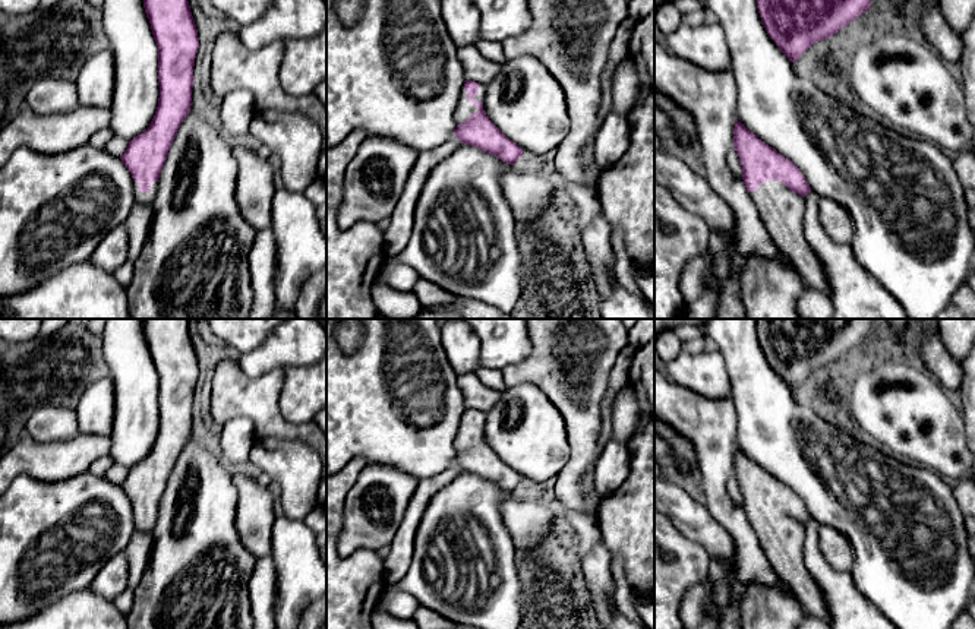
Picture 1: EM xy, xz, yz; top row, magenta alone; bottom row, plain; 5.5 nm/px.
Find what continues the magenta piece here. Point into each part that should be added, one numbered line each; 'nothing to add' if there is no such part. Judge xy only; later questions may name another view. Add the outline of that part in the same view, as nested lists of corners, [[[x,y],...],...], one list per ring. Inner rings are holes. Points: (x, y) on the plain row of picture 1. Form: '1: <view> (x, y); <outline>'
1: xy (139, 525); [[[133,509],[133,525],[135,525],[135,531],[152,532],[155,524],[157,524],[157,518],[158,518],[158,509],[152,509],[151,511],[151,519],[149,521],[141,521],[139,519],[139,512],[136,509]]]

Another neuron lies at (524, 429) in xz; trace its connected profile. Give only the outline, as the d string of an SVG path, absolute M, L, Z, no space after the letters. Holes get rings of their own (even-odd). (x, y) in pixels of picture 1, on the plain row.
M520 383L505 388L486 413L483 437L489 448L524 480L543 483L556 478L571 455L565 420L550 399L536 386Z

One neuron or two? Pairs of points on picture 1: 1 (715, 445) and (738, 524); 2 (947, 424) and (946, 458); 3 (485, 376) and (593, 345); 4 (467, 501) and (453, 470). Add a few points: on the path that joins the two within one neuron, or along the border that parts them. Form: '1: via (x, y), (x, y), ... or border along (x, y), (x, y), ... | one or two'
1: via (716, 464), (716, 499), (719, 505) | one
2: via (946, 433), (946, 449) | one
3: border along (499, 372), (507, 386) | two
4: border along (463, 471), (457, 473), (431, 498) | two

